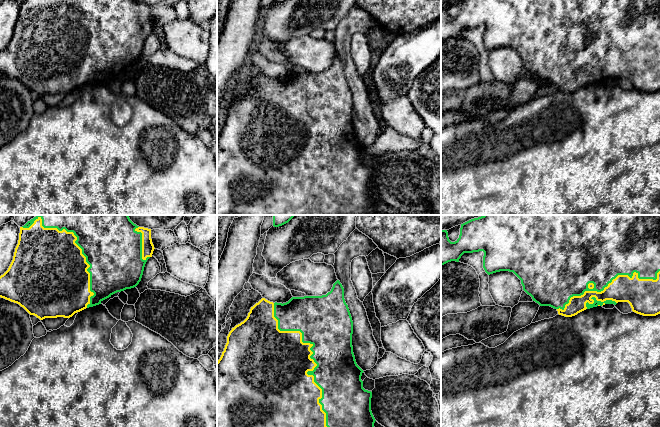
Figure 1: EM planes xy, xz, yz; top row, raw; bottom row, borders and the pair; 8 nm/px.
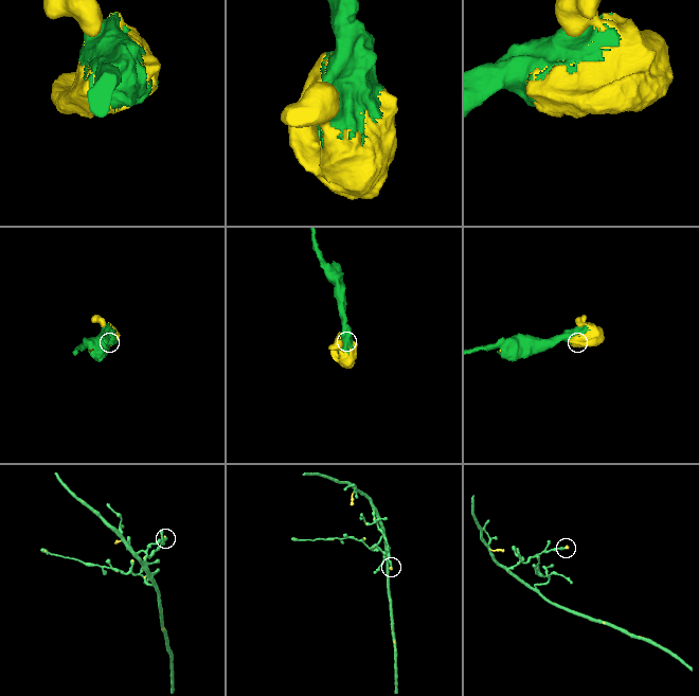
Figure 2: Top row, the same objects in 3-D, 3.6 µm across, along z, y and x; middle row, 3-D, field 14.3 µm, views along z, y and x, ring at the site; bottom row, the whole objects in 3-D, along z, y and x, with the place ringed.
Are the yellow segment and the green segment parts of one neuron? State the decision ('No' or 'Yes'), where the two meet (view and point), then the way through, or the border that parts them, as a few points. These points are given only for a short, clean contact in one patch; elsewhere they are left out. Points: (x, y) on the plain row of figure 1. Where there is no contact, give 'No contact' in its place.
Yes. Touches yellow at xz (314, 138)

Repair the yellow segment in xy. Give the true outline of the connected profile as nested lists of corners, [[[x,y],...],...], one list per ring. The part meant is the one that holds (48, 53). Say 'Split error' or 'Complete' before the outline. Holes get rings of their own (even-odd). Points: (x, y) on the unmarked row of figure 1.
Split error. [[[25,0],[20,3],[13,36],[8,46],[0,52],[0,73],[19,80],[30,91],[40,96],[57,93],[70,94],[77,88],[101,80],[103,76],[117,68],[136,63],[141,57],[145,40],[152,33],[154,25],[151,5],[139,3],[136,0]]]

